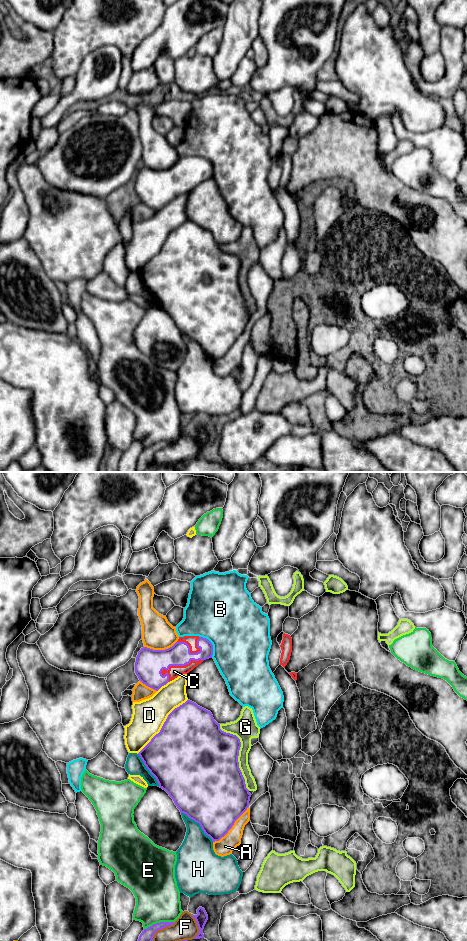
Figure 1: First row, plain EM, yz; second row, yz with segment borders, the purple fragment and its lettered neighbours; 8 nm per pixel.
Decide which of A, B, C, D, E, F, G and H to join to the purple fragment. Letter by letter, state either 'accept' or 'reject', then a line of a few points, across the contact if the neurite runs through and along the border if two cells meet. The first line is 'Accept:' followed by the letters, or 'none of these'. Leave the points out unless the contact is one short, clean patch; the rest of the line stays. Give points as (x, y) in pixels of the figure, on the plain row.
Accept: C
A: reject
B: reject
C: accept
D: reject
E: reject
F: reject
G: reject
H: reject

